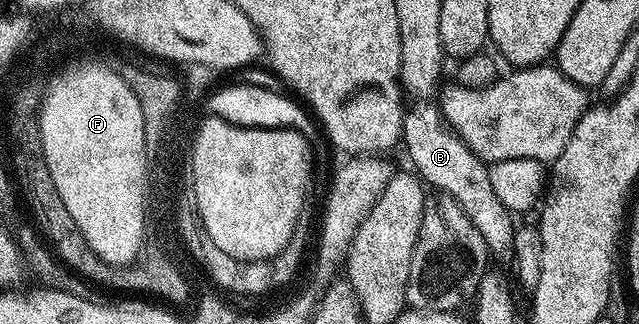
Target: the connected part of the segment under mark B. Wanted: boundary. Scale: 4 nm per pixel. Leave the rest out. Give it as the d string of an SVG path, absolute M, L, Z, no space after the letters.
M438 101L415 102L406 107L401 146L402 149L407 149L407 154L415 165L412 166L414 173L418 174L432 191L453 196L453 200L461 204L465 216L469 216L477 232L481 232L488 251L510 251L517 226L516 223L511 223L512 215L493 192L488 163L477 157L459 139L459 133L444 118Z

